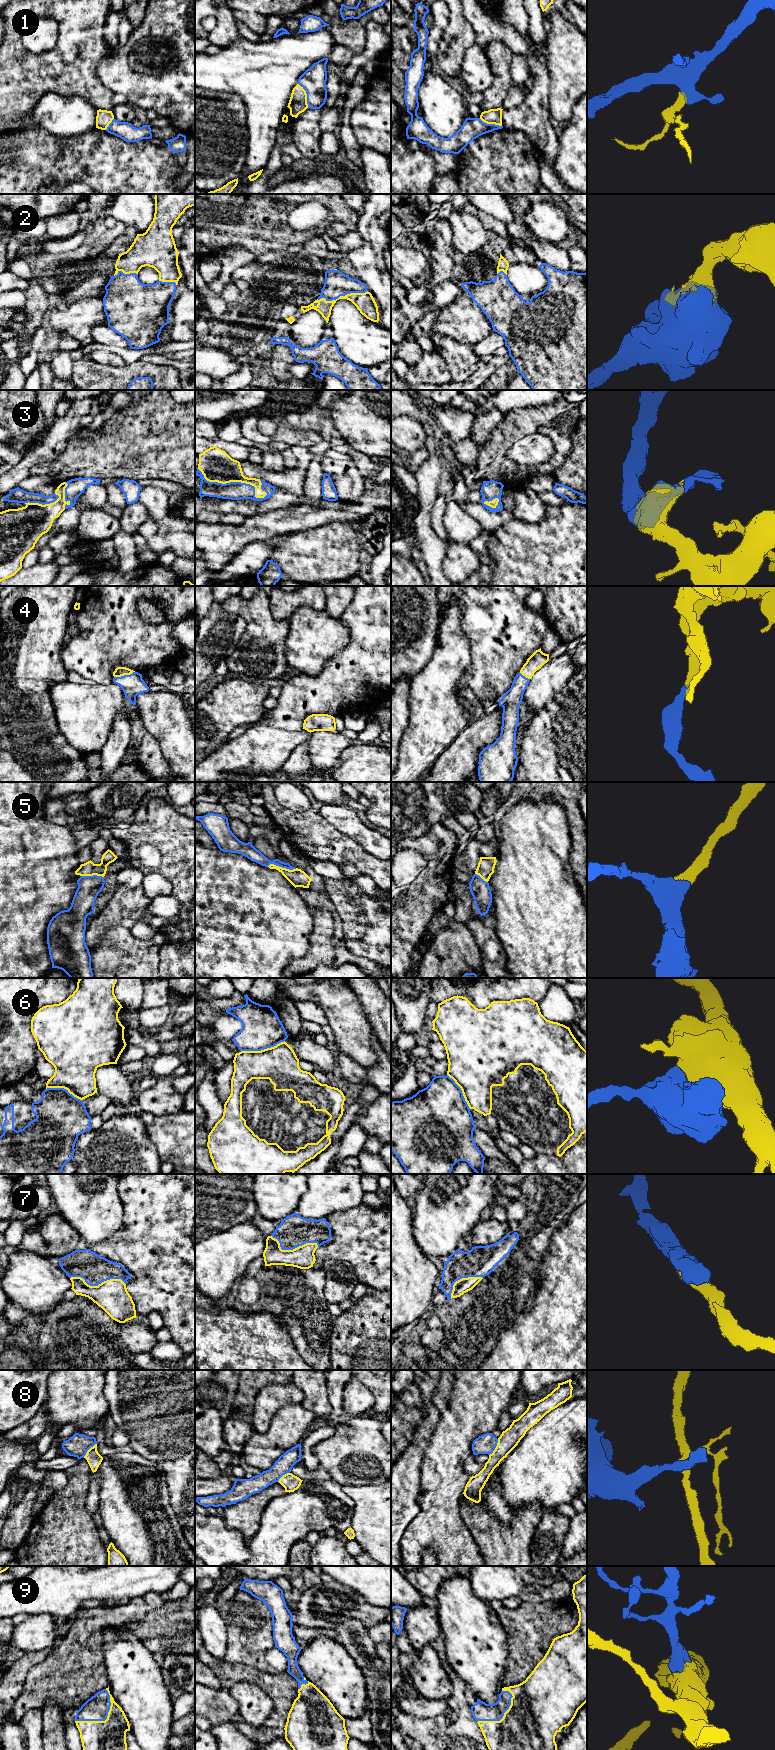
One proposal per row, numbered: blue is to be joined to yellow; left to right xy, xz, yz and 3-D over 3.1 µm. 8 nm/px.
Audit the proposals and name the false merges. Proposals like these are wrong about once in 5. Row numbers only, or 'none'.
1, 6, 8

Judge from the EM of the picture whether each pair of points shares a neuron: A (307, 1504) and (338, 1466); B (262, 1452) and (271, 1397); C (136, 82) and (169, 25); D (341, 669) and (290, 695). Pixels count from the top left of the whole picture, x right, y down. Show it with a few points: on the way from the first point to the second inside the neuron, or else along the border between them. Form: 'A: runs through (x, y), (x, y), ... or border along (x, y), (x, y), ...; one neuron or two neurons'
A: border along (326, 1471), (345, 1489); two neurons
B: border along (272, 1418), (265, 1432), (253, 1431); two neurons
C: runs through (158, 82), (167, 82), (184, 65), (184, 47); one neuron
D: runs through (328, 682), (321, 689), (312, 689), (303, 695); one neuron

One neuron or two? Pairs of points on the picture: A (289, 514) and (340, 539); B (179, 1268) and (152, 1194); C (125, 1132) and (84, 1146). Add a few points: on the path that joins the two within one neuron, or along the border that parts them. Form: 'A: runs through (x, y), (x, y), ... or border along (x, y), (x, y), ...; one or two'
A: border along (339, 522), (331, 522), (293, 533); two
B: runs through (179, 1250), (179, 1221), (170, 1212); one
C: runs through (115, 1139), (107, 1147), (94, 1147); one

